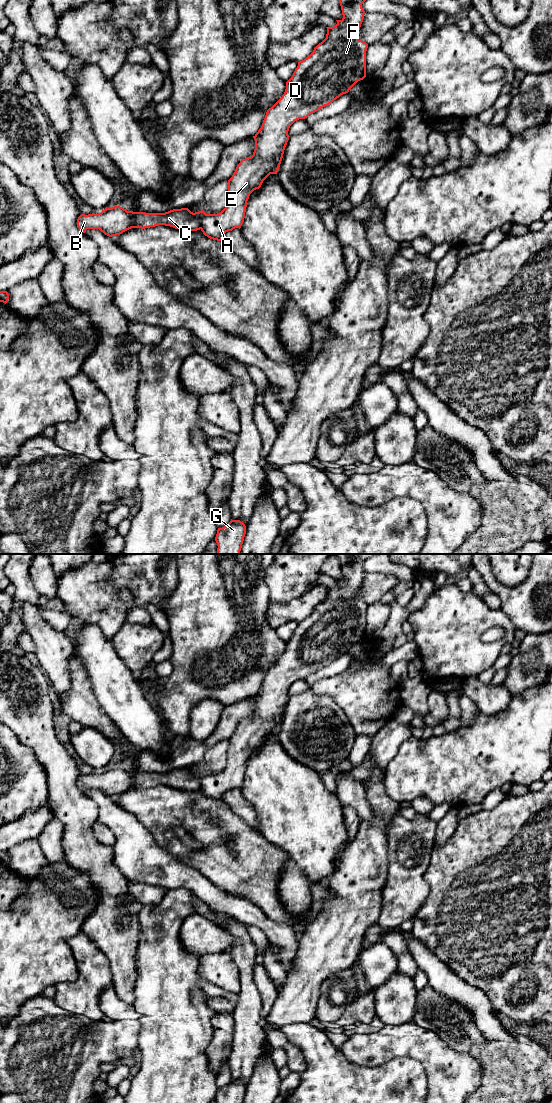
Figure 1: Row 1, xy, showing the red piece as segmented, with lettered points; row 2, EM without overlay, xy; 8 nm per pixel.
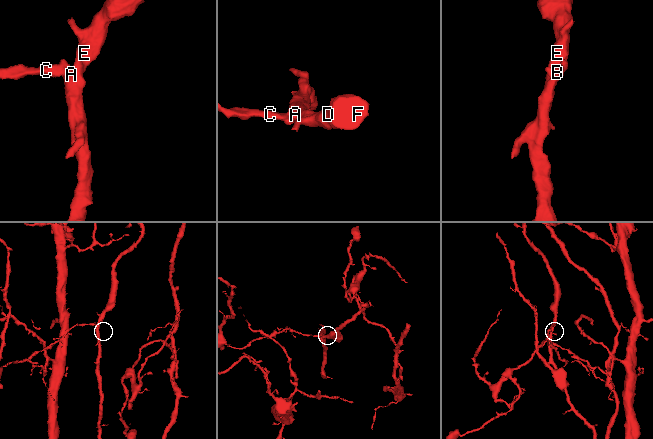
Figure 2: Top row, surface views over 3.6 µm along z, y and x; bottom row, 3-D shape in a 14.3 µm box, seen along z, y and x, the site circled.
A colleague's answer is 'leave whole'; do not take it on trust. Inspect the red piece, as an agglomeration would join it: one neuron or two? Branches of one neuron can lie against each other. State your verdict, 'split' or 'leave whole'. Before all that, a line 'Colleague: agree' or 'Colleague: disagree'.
Colleague: disagree
split

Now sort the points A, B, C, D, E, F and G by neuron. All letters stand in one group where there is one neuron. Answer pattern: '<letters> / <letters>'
A D E F G / B C

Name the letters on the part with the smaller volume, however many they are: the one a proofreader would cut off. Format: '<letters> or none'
B, C

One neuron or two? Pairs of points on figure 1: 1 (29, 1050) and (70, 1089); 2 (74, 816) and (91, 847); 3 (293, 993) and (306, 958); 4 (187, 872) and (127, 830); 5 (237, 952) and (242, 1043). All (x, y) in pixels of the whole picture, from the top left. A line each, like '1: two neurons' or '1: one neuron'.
1: one neuron
2: one neuron
3: one neuron
4: one neuron
5: one neuron

